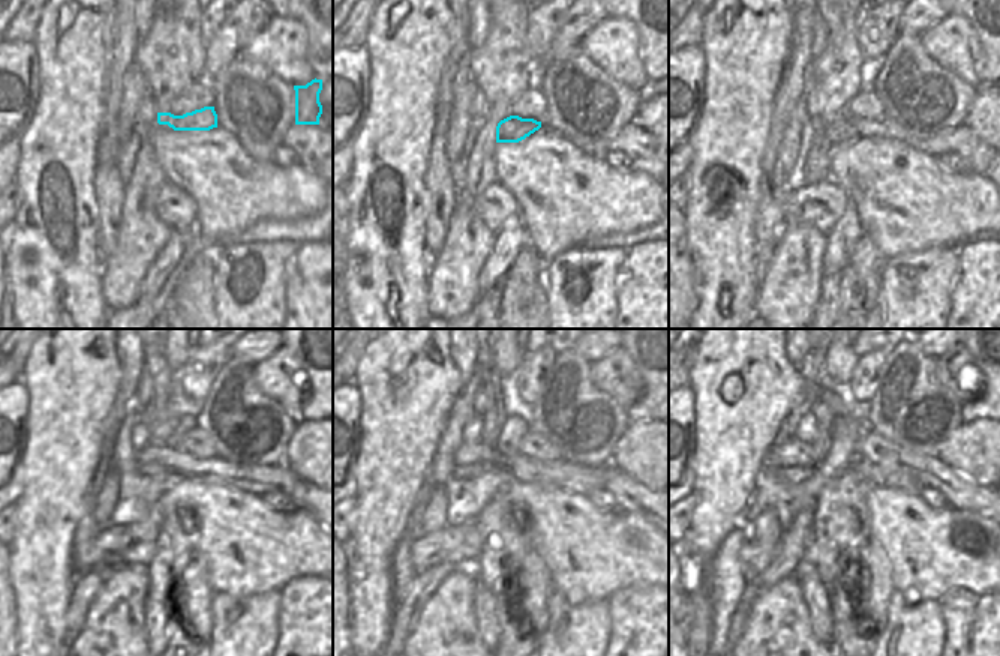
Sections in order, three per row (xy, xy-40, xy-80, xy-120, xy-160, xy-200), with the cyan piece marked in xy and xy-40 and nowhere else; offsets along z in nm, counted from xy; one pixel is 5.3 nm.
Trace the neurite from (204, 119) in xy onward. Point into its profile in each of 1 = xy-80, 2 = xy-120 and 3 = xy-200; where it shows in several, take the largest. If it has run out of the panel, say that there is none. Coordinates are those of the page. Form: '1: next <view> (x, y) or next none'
1: next xy-80 (840, 132)
2: next xy-120 (143, 469)
3: next xy-200 (786, 475)

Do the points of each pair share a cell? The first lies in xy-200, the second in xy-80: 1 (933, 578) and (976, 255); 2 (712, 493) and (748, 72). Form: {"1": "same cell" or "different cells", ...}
{"1": "different cells", "2": "same cell"}

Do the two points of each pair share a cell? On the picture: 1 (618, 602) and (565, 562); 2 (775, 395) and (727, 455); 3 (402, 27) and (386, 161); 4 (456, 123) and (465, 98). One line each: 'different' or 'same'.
1: different
2: same
3: same
4: same

